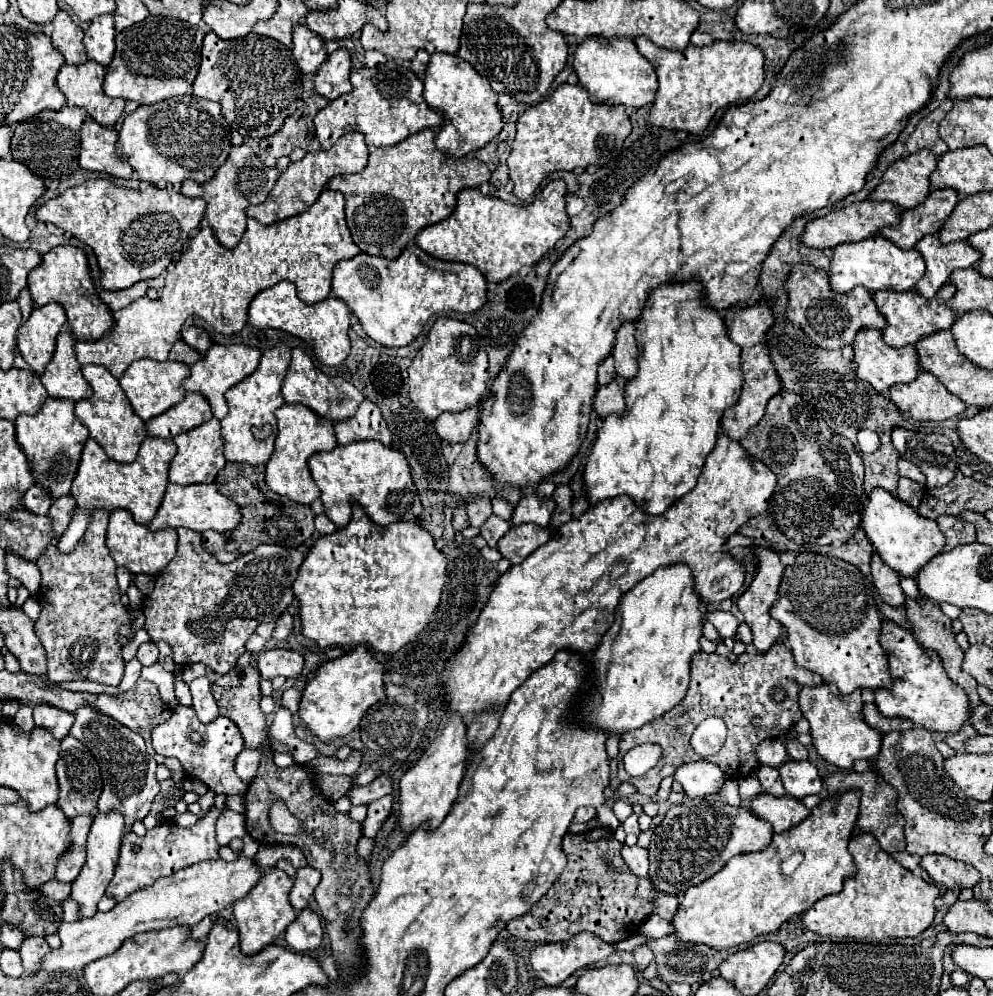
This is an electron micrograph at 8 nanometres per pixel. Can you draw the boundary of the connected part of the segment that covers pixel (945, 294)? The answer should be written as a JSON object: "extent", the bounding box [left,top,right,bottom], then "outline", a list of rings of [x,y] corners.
{"extent":[875,283,957,347],"outline":[[[953,283],[943,285],[937,295],[933,299],[925,299],[923,295],[919,295],[915,289],[911,291],[877,291],[875,293],[875,303],[879,313],[887,319],[887,327],[883,329],[883,339],[885,343],[889,343],[891,347],[905,347],[905,345],[915,345],[919,339],[943,331],[943,329],[951,329],[951,325],[957,319],[957,313],[949,307],[949,299],[955,295],[955,287]]]}

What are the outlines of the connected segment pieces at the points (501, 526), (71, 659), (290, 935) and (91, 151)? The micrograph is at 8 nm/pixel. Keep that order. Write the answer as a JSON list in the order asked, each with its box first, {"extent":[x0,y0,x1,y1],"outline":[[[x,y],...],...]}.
[{"extent":[481,515,511,547],"outline":[[[491,515],[485,525],[481,527],[481,537],[487,541],[489,547],[497,547],[497,541],[511,529],[511,523],[509,521],[503,521],[499,519],[497,515]]]},{"extent":[35,497,129,687],"outline":[[[59,497],[57,501],[53,501],[47,513],[53,525],[53,535],[49,543],[51,547],[47,547],[43,555],[37,559],[37,567],[41,571],[41,591],[39,591],[41,615],[35,621],[35,633],[41,639],[47,653],[49,661],[47,679],[51,683],[87,679],[117,687],[123,679],[123,657],[117,629],[121,623],[129,619],[125,605],[120,599],[116,578],[117,565],[109,557],[109,549],[105,549],[105,531],[109,513],[103,509],[95,509],[89,527],[83,539],[77,543],[77,547],[71,553],[61,553],[55,545],[59,543],[59,537],[65,533],[67,525],[71,523],[75,509],[77,503],[73,497]]]},{"extent":[285,909,323,953],"outline":[[[303,909],[297,919],[287,927],[285,931],[285,941],[287,945],[297,951],[297,953],[305,953],[305,951],[313,951],[321,945],[323,939],[323,925],[319,915],[313,909]]]},{"extent":[79,121,131,179],"outline":[[[85,121],[81,129],[79,165],[87,171],[101,171],[119,179],[131,179],[131,165],[115,153],[117,137],[119,133],[115,129],[97,125],[95,121]]]}]

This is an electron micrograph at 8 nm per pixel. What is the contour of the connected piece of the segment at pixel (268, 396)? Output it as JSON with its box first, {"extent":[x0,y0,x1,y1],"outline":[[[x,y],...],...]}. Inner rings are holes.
{"extent":[221,343,291,465],"outline":[[[277,343],[269,351],[263,353],[259,361],[259,369],[249,375],[245,381],[237,383],[233,389],[225,393],[225,401],[229,405],[227,417],[221,421],[221,435],[223,435],[223,447],[225,447],[225,457],[229,461],[245,461],[251,465],[267,463],[271,453],[273,453],[273,441],[275,441],[275,409],[279,409],[285,401],[281,395],[281,383],[285,379],[287,367],[291,361],[291,349],[285,343]],[[269,423],[273,425],[273,441],[257,441],[251,435],[253,425]]]}

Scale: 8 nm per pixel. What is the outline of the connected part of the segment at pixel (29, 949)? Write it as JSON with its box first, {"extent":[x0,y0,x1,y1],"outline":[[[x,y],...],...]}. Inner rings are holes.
{"extent":[19,937,51,975],"outline":[[[27,937],[23,941],[23,947],[19,949],[19,955],[23,959],[23,967],[25,967],[25,975],[37,973],[41,969],[43,957],[49,951],[51,951],[51,947],[47,945],[47,941],[43,937]]]}

